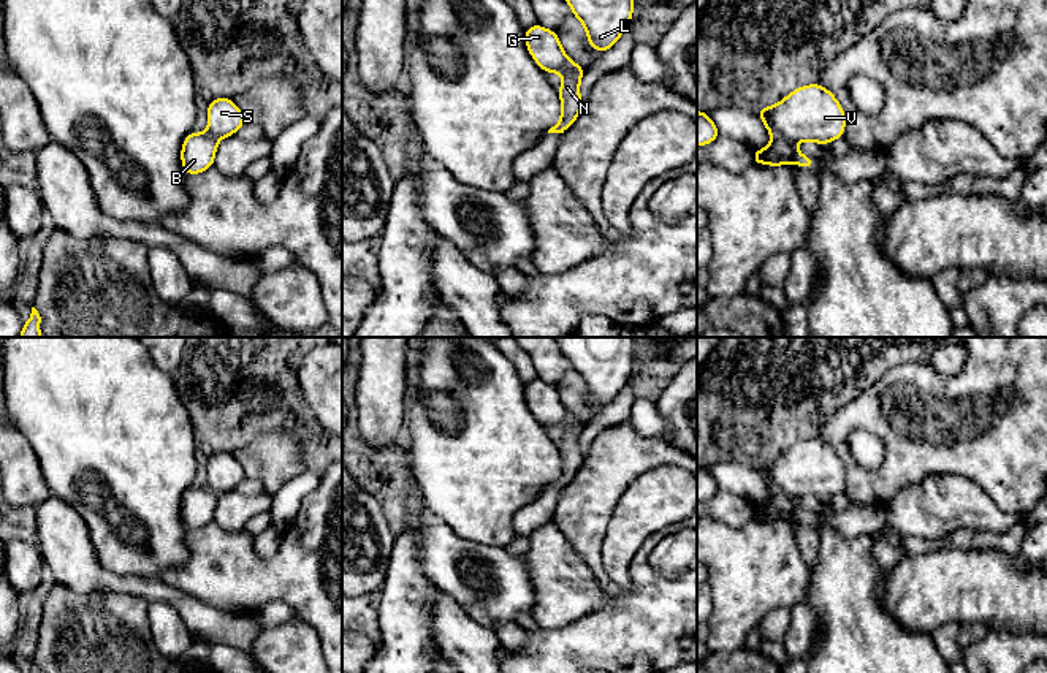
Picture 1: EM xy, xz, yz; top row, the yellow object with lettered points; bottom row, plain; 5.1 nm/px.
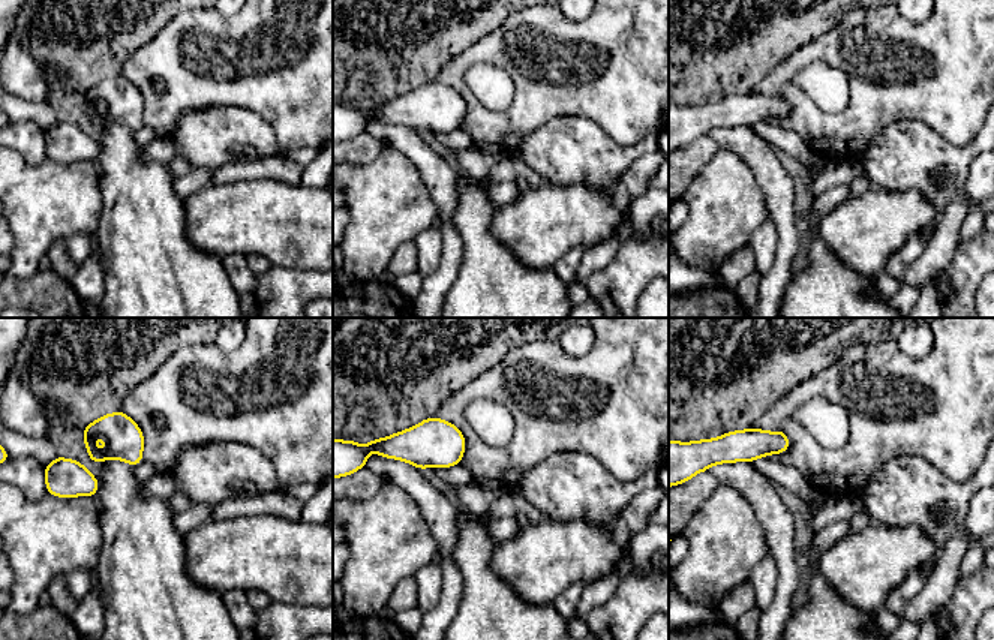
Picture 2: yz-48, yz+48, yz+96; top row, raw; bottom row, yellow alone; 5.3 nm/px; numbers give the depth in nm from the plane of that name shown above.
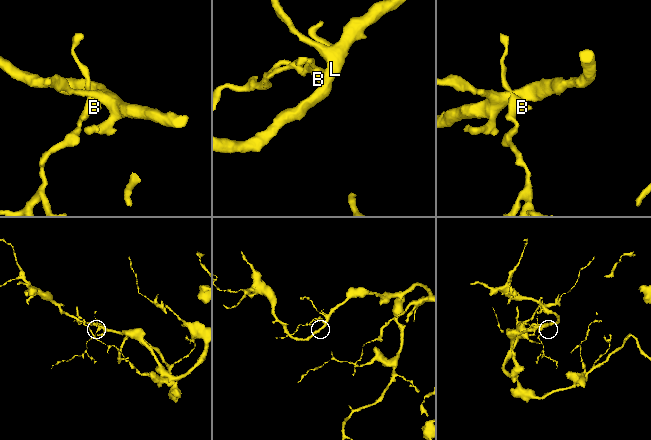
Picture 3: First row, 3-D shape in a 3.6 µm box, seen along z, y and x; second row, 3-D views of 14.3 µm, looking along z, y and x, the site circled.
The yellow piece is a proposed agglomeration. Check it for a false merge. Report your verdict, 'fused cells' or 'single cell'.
fused cells

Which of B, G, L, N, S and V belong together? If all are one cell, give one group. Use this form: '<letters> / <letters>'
B G / L N S V

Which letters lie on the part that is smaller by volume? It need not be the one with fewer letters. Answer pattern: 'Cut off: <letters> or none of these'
Cut off: B, G

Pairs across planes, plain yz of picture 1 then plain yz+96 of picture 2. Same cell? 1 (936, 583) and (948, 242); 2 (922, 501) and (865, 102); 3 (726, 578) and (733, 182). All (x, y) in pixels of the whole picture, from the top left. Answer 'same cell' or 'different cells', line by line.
1: different cells
2: different cells
3: same cell

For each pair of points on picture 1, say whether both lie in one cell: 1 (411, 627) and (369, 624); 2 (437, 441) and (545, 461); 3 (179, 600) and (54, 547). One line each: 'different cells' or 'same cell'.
1: different cells
2: same cell
3: same cell

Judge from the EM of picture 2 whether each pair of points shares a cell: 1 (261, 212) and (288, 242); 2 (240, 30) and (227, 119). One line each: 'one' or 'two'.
1: one
2: two

